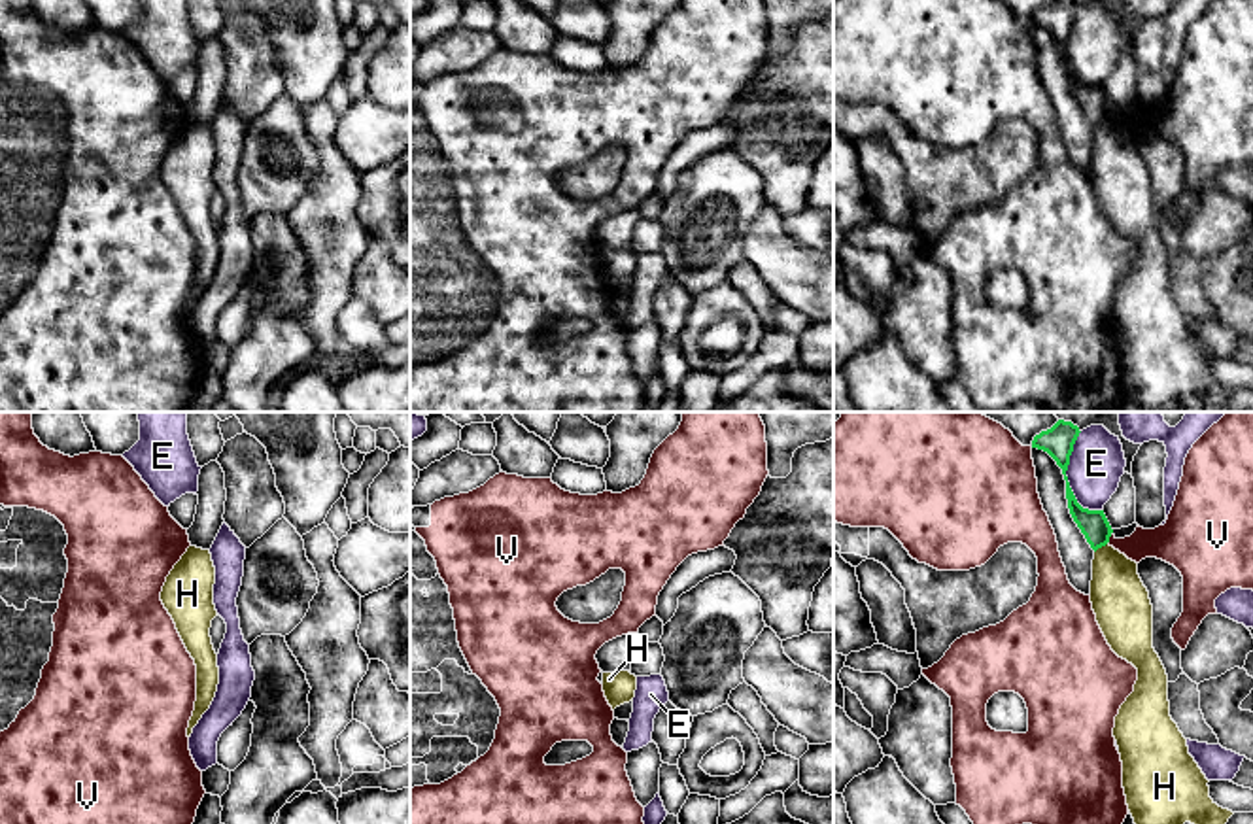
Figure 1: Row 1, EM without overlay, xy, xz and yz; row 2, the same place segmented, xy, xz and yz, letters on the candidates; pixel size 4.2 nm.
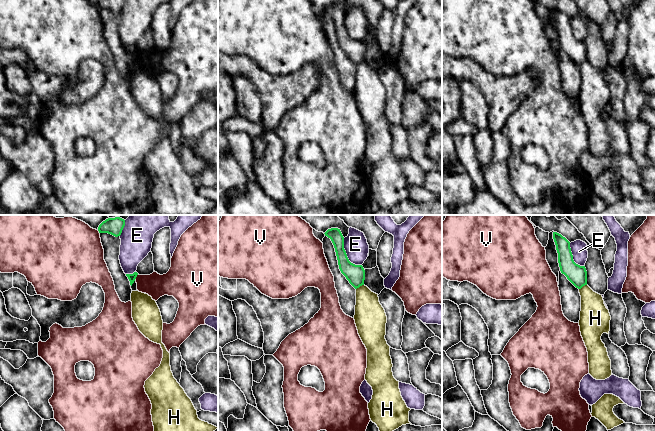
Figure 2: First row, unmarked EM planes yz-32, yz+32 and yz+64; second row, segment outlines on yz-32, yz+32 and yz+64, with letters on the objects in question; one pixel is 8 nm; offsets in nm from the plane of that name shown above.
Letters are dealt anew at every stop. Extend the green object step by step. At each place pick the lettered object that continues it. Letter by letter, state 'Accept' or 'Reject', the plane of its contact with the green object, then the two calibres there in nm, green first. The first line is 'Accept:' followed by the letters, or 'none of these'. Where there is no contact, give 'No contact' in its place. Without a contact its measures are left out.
Accept: none of these
E: Reject. Touches green in yz. Thickness 130 nm (green) against 240 nm
H: Reject. Touches green in yz. Thickness 120 nm (green) against 240 nm
V: Reject. Touches green in yz. Thickness 120 nm (green) against 150 nm

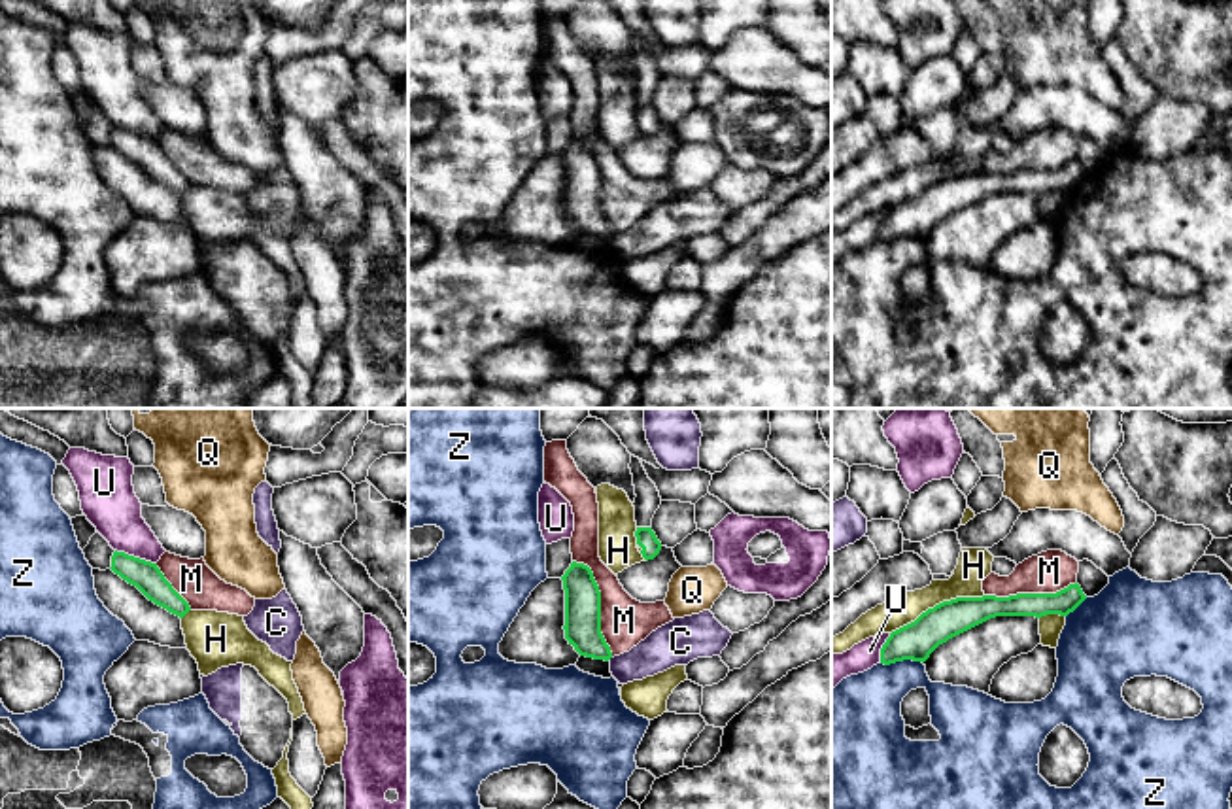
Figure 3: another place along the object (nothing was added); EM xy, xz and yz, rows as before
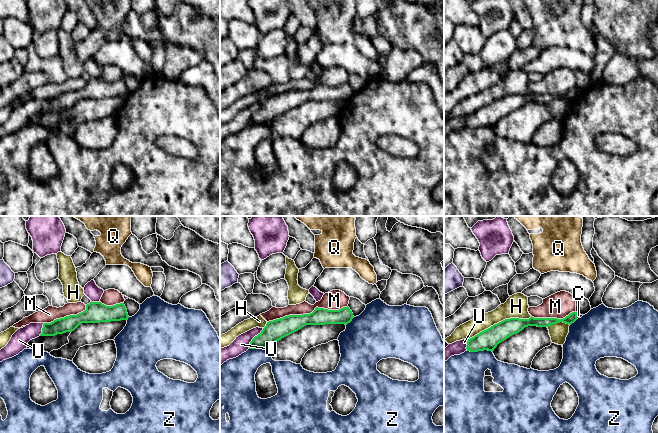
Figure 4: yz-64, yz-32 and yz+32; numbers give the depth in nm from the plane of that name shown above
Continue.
Accept: Q
C: Reject. Touches green in xz. Thickness 160 nm (green) against 170 nm
H: Reject. Touches green in yz. Thickness 160 nm (green) against 140 nm
M: Reject. Touches green in xz. Thickness 160 nm (green) against 200 nm
Q: Accept. Touches green in xz. Thickness 90 nm (green) against 20 nm
U: Reject. Touches green in xy. Thickness 120 nm (green) against 220 nm
Z: Reject. Touches green in yz. Thickness 160 nm (green) against 280 nm

